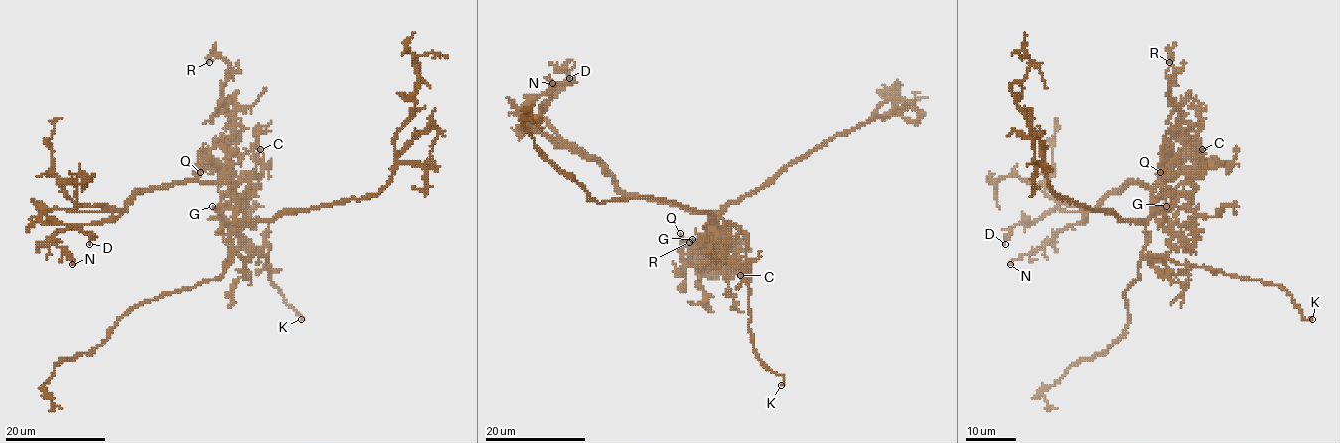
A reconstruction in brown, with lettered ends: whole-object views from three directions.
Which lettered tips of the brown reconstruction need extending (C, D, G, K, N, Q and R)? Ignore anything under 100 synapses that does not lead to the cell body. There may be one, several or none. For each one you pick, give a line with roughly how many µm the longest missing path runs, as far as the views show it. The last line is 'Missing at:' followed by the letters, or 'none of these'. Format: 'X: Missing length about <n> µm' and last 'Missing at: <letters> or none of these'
K: Missing length about 60 µm
Missing at: K

